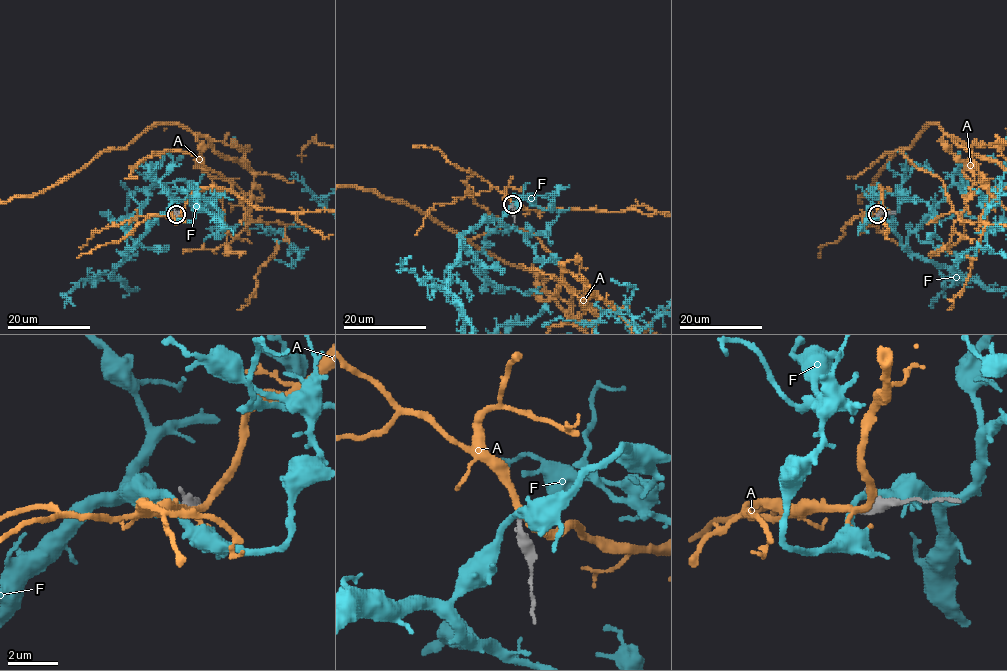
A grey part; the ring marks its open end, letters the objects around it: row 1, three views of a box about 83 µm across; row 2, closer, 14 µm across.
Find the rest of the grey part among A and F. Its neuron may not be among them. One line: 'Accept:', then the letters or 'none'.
Accept: none

